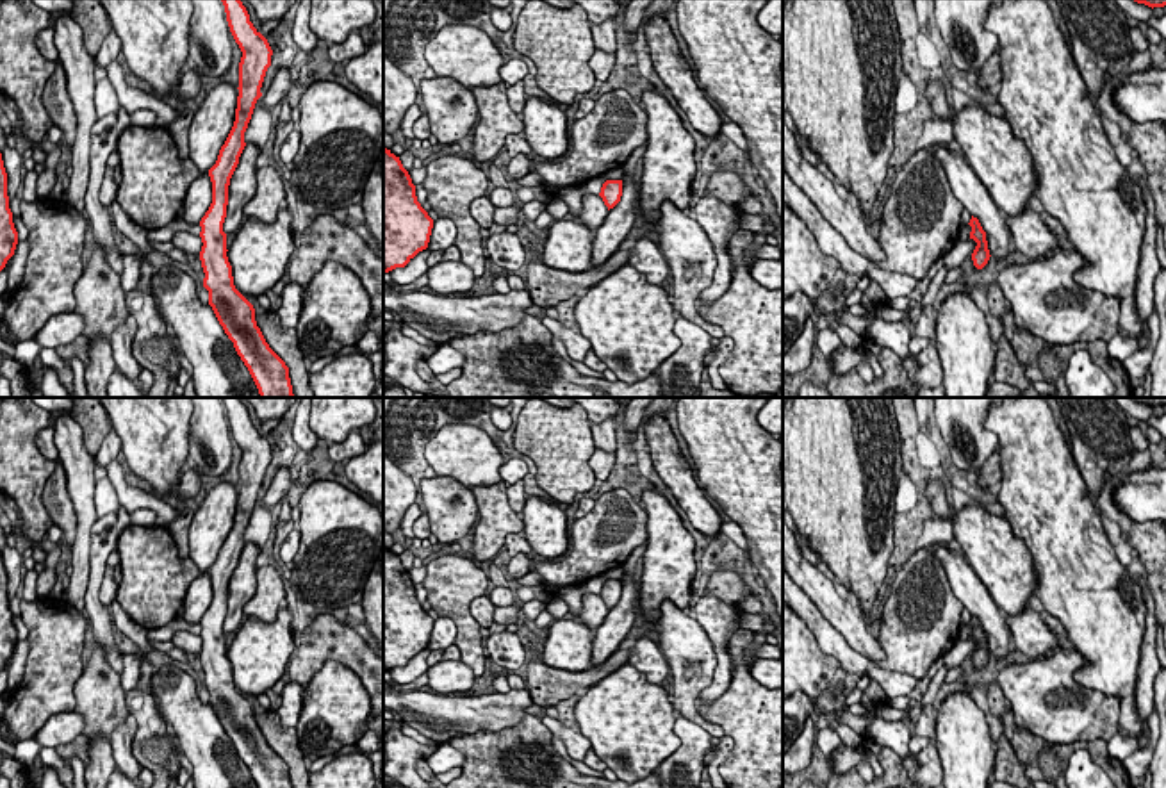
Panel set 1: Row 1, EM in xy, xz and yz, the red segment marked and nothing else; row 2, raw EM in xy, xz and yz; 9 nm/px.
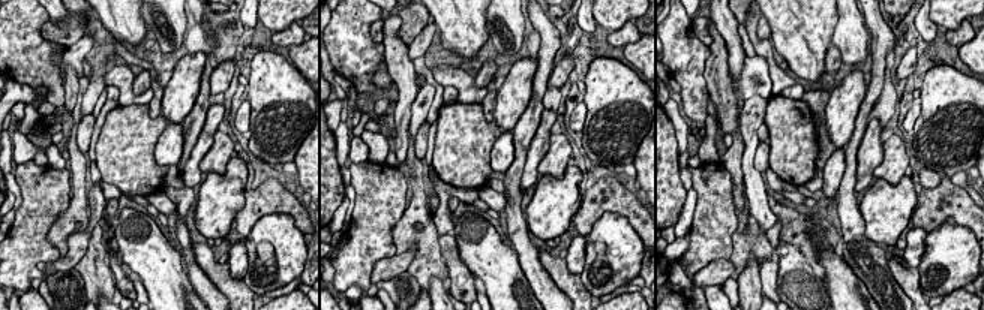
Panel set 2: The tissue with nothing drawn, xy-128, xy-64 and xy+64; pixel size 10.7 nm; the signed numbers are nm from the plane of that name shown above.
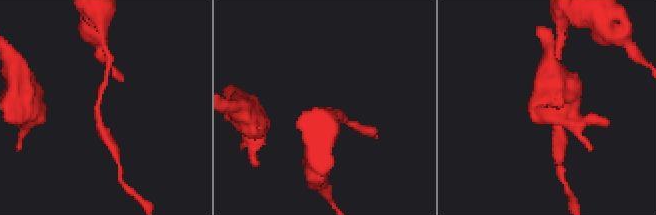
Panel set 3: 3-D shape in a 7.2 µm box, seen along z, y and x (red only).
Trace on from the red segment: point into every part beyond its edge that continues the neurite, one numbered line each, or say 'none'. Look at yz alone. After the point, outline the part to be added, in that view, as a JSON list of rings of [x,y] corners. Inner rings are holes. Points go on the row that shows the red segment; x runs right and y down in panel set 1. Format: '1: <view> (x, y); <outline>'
none

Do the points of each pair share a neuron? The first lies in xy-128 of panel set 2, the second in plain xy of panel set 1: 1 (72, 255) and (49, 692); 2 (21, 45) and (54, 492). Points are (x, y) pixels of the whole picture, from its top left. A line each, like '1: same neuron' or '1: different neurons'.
1: different neurons
2: different neurons

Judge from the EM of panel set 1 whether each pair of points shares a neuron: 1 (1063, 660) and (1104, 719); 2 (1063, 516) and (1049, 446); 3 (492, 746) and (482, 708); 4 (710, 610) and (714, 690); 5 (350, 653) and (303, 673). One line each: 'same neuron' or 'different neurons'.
1: same neuron
2: same neuron
3: different neurons
4: same neuron
5: same neuron

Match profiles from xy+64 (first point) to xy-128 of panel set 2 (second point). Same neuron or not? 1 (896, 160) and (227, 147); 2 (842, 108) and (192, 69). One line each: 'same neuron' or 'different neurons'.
1: same neuron
2: same neuron

